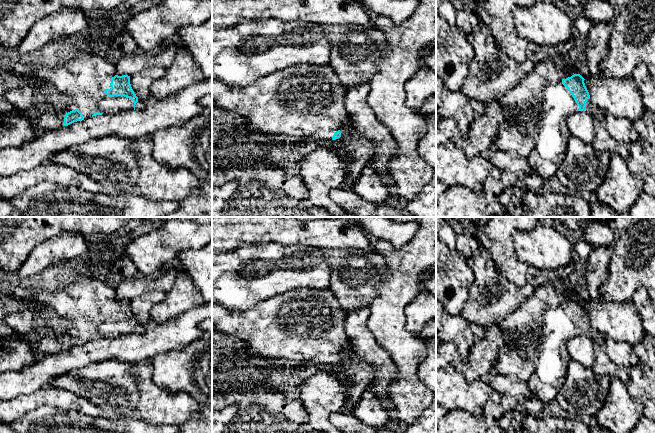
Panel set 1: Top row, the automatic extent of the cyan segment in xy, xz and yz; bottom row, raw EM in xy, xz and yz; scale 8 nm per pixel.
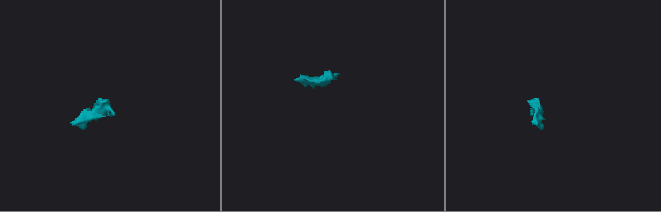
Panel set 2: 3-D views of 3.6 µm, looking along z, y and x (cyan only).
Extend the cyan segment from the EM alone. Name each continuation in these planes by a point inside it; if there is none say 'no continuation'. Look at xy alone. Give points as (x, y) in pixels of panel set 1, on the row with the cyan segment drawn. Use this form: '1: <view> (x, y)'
1: xy (82, 78)
2: xy (140, 105)

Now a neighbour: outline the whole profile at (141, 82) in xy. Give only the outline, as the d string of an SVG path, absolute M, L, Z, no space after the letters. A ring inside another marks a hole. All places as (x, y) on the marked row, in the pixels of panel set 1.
M150 66L130 76L130 84L136 96L145 103L152 101L151 85L164 74L165 68Z

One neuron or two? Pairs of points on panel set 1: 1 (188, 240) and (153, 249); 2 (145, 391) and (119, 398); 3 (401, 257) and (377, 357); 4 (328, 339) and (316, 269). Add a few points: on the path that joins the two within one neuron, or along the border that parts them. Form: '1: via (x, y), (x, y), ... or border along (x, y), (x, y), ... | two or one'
1: via (179, 240), (176, 240), (168, 248), (162, 249) | one
2: border along (131, 371), (138, 392), (136, 415) | two
3: border along (366, 326), (376, 342), (388, 354), (392, 366) | two
4: border along (295, 288), (328, 289) | two

